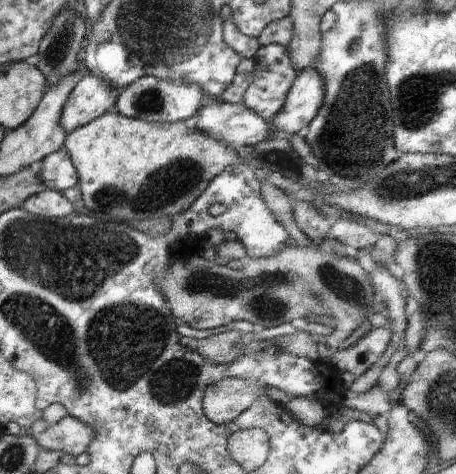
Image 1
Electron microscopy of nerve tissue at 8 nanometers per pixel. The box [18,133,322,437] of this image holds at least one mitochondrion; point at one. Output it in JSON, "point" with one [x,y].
{"point":[168,184]}

